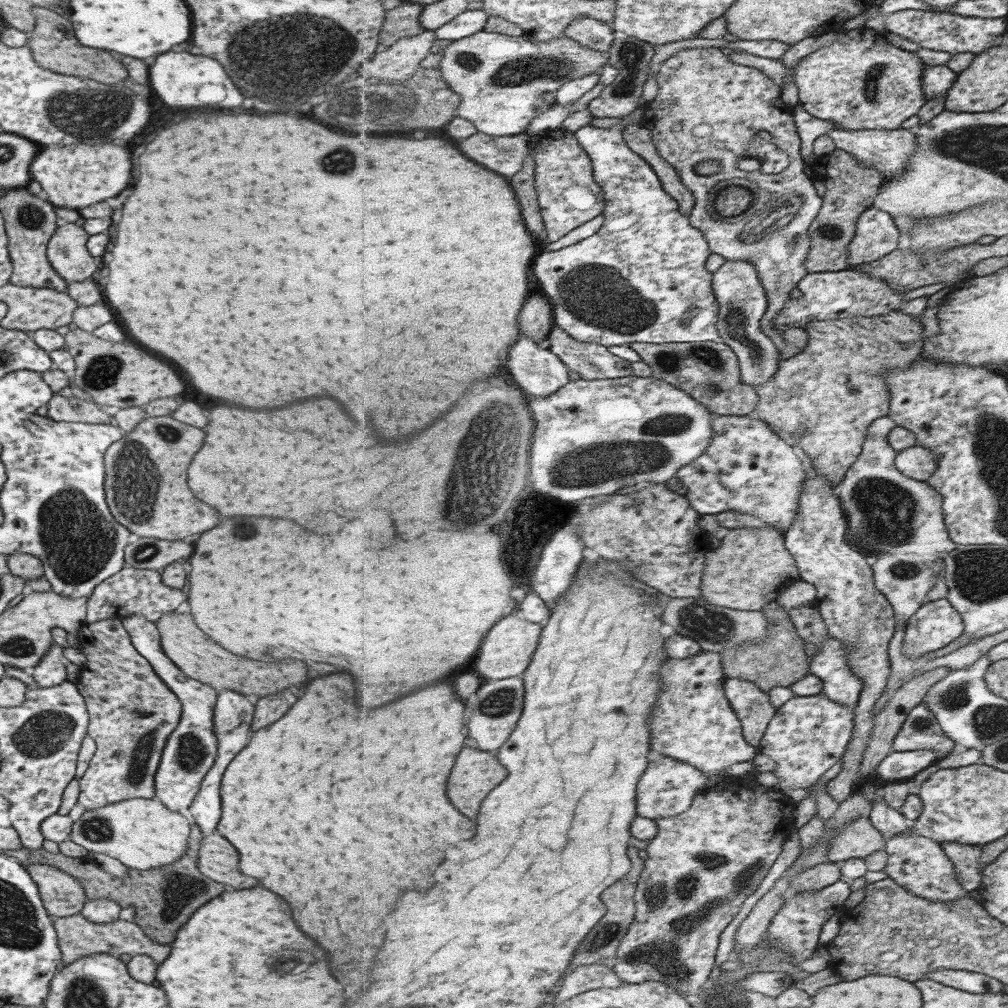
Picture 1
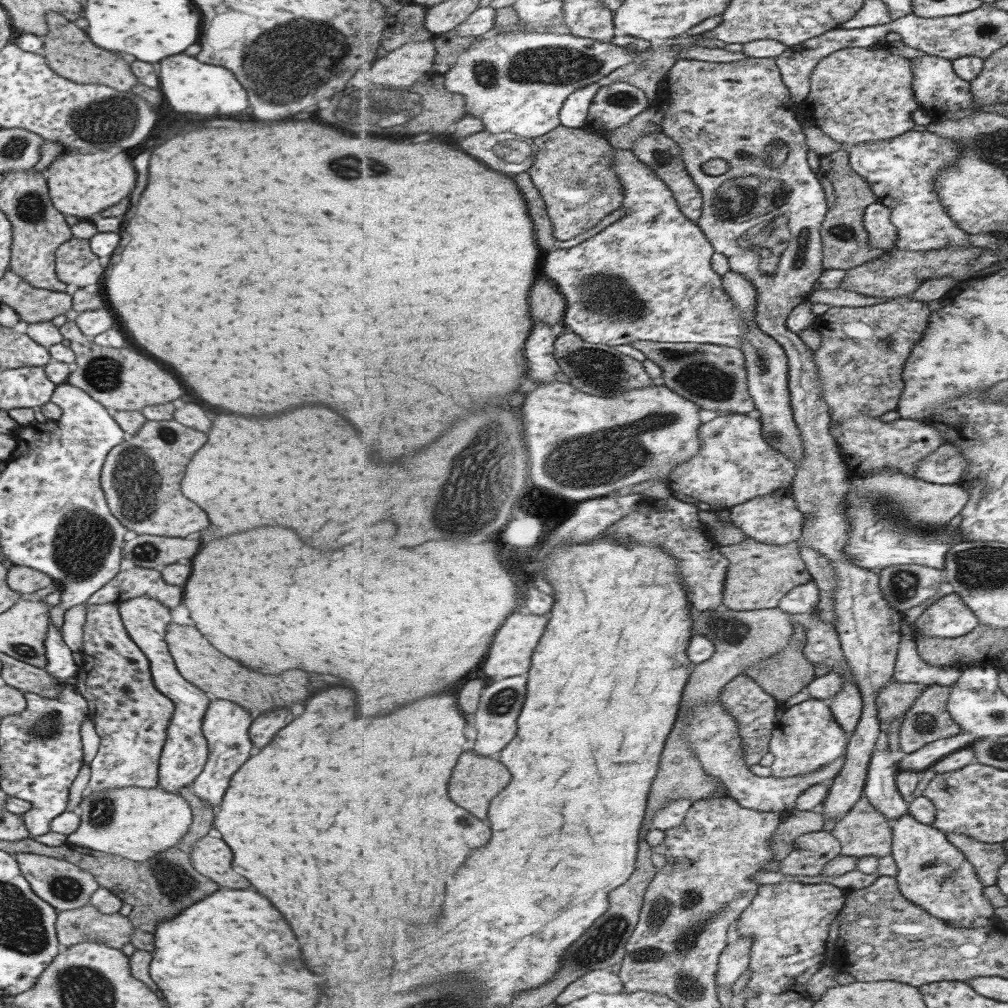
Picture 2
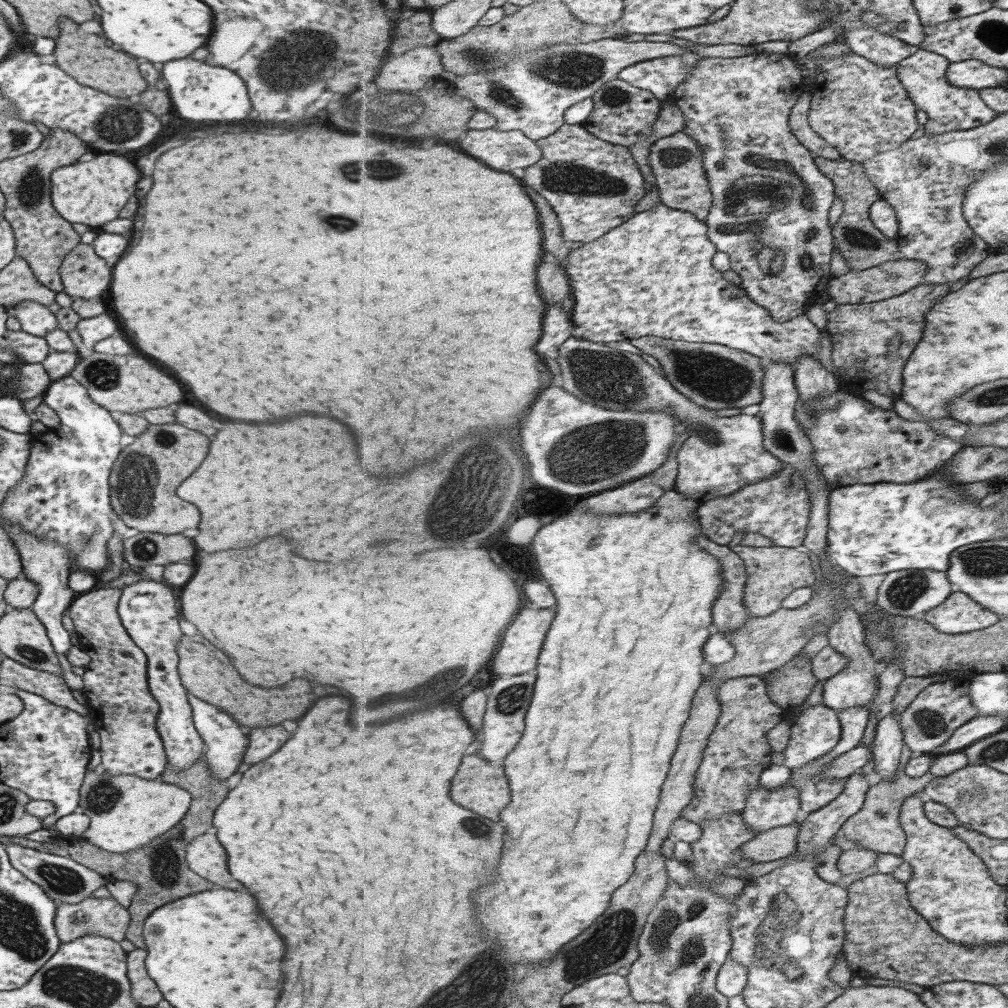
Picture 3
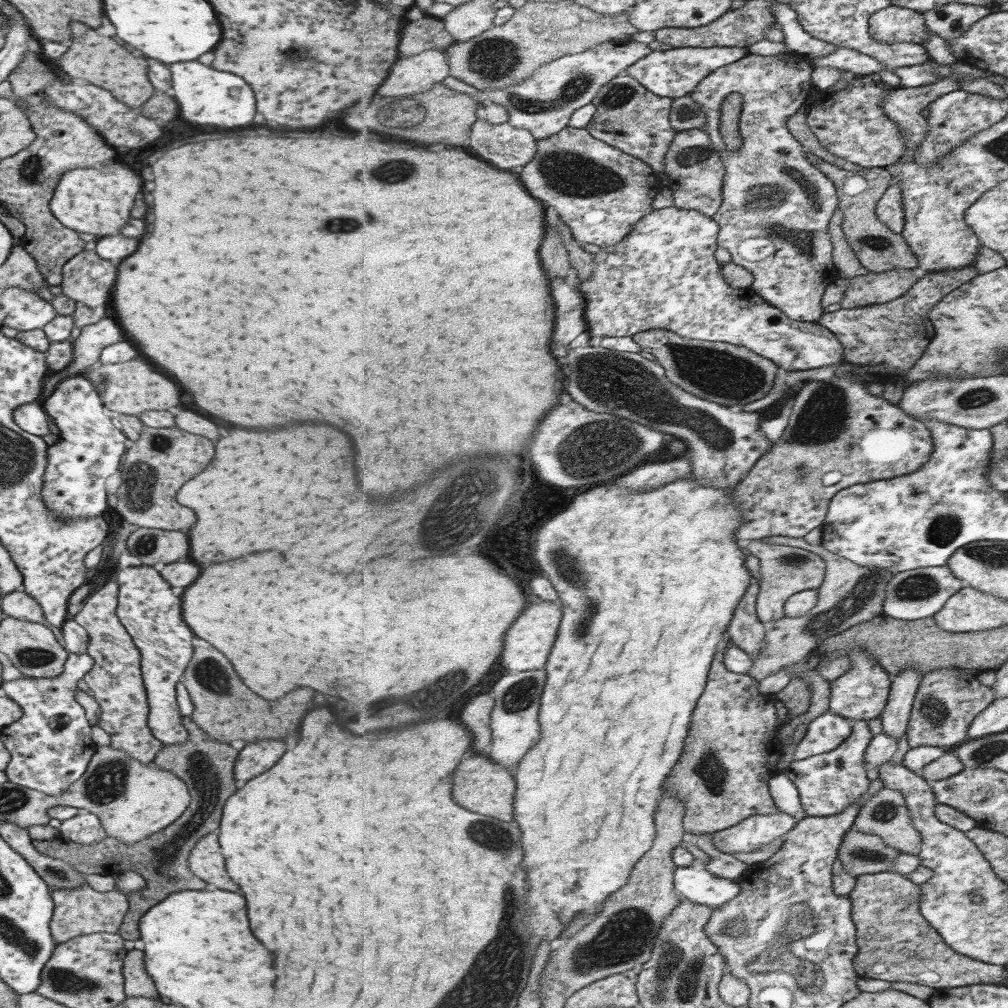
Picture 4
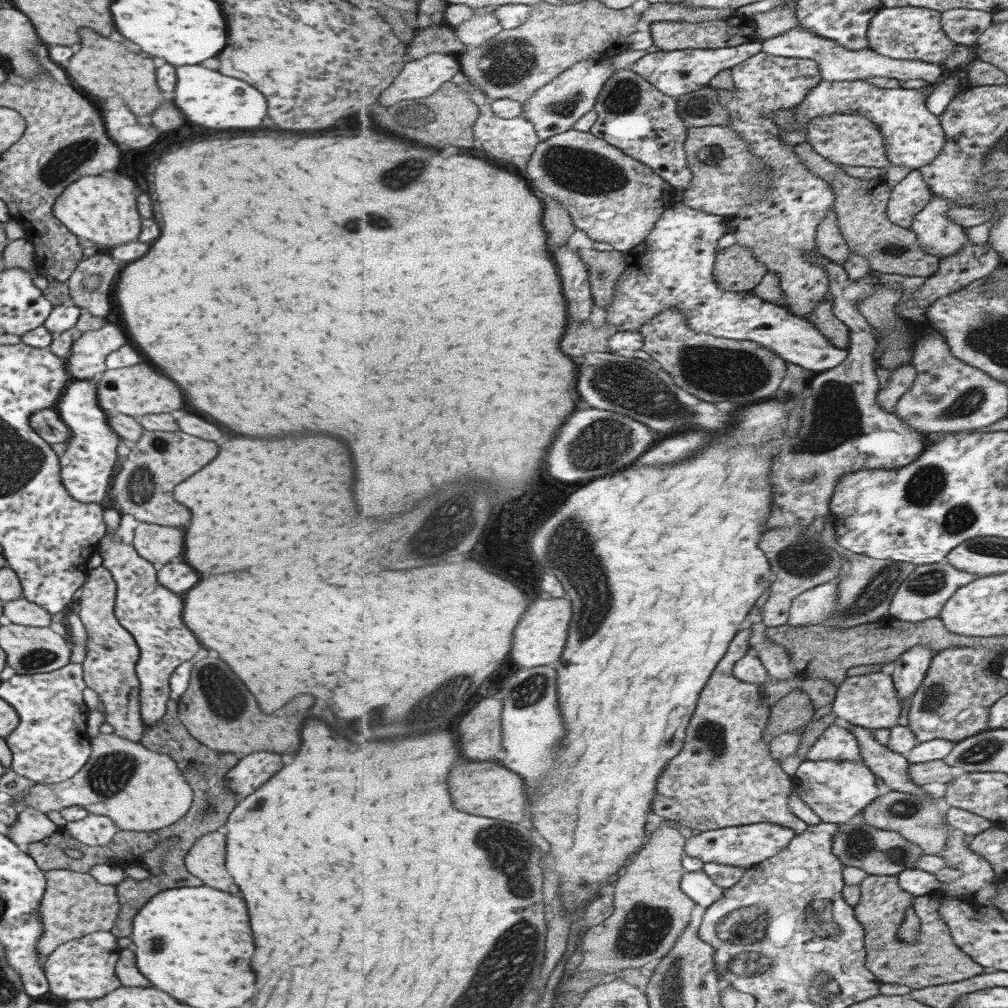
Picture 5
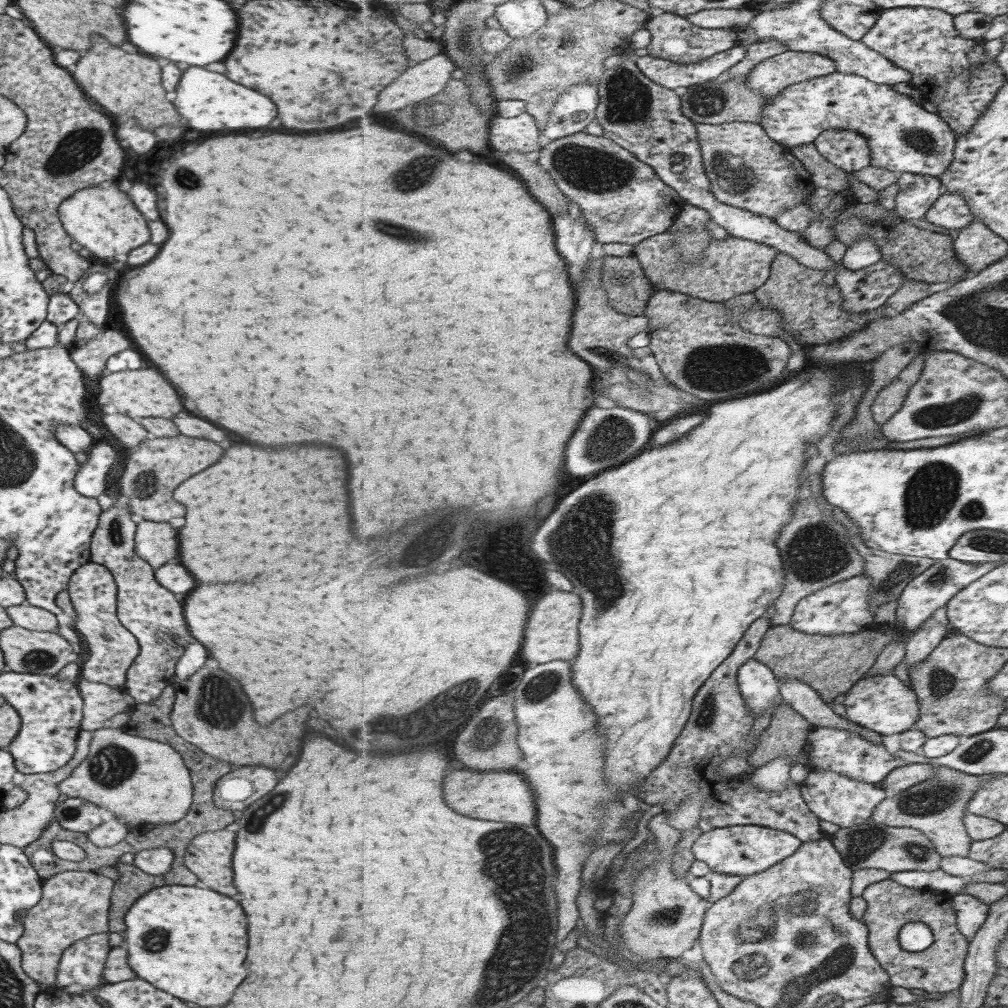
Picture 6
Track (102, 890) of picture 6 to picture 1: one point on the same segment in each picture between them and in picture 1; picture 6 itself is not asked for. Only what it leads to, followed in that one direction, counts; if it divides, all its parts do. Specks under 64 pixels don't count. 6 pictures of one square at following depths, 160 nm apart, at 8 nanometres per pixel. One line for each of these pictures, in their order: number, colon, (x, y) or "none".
1: (76, 937)
2: (84, 924)
3: (91, 916)
4: (81, 910)
5: (73, 904)

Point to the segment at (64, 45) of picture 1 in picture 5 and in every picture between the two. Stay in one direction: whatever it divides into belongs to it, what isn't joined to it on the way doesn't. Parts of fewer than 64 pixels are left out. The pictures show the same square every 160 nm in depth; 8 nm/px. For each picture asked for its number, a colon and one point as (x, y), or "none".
2: (73, 57)
3: (115, 73)
4: (99, 60)
5: (128, 76)

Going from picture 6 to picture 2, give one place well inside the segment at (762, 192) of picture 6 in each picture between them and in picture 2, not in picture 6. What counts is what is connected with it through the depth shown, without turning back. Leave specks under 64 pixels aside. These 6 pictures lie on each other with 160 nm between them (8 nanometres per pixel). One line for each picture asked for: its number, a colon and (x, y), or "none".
2: (662, 153)
3: (678, 163)
4: (696, 170)
5: (726, 179)

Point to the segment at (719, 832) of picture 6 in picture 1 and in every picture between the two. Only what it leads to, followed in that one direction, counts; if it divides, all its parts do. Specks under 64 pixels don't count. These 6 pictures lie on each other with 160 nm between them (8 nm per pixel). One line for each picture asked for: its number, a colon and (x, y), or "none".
1: (694, 722)
2: (714, 735)
3: (765, 810)
4: (750, 835)
5: (746, 846)

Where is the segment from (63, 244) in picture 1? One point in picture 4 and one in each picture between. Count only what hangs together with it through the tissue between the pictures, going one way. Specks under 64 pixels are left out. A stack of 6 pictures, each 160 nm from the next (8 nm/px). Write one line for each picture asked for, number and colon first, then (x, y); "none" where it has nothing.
2: (74, 263)
3: (83, 274)
4: (86, 278)

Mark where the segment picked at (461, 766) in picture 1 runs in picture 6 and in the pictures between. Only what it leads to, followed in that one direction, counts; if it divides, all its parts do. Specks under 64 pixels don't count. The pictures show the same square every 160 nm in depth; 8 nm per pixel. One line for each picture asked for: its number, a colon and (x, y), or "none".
2: (477, 780)
3: (484, 788)
4: (487, 788)
5: (485, 788)
6: (498, 796)

